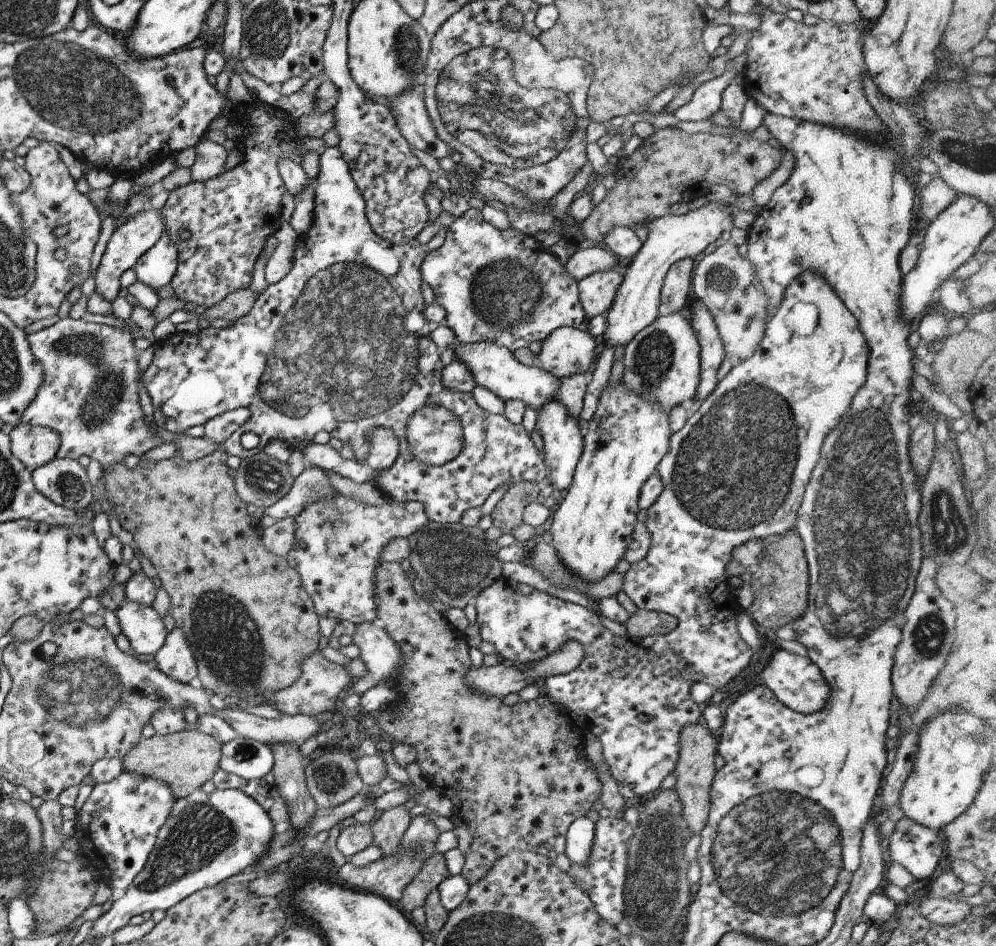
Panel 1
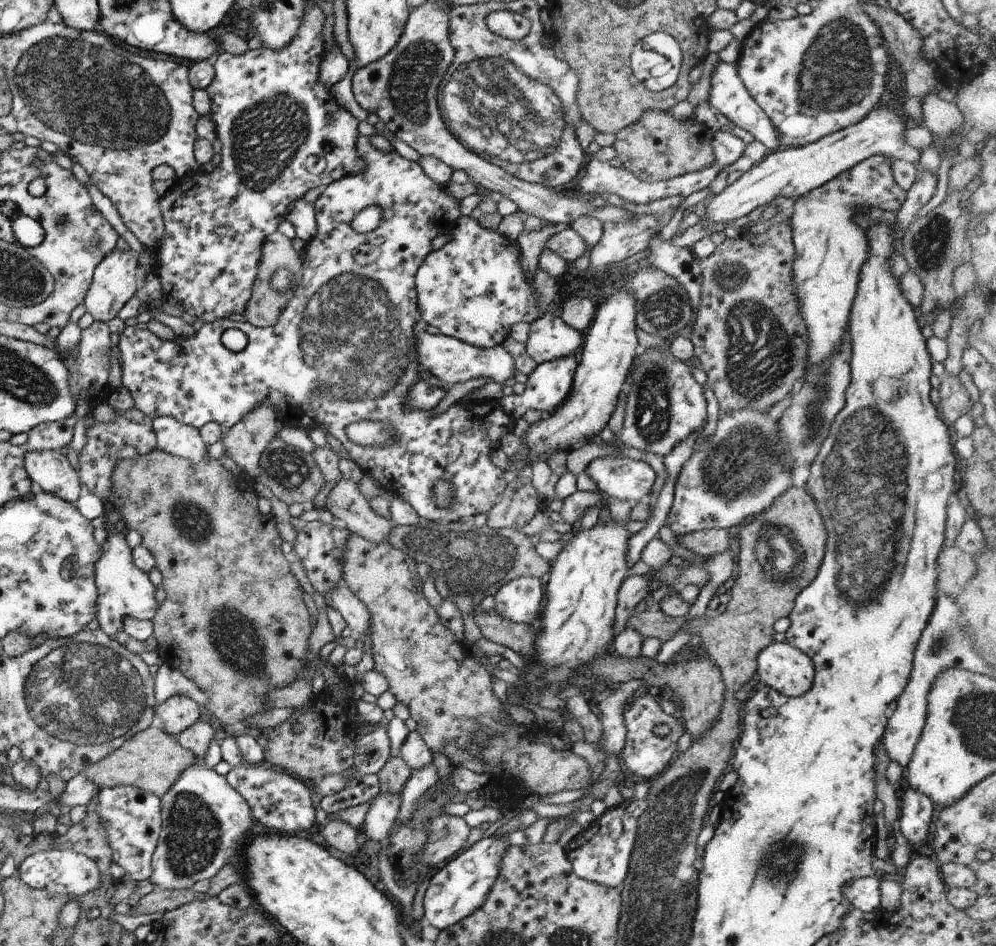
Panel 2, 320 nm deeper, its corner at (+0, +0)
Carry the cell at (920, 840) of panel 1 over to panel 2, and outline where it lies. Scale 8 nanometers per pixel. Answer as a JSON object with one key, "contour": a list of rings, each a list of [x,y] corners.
{"contour":[[[904,787],[903,796],[899,800],[899,829],[901,835],[907,840],[907,846],[913,849],[924,843],[924,839],[928,835],[929,824],[931,824],[931,816],[933,816],[934,804],[928,800],[921,792],[915,791],[913,788]]]}

